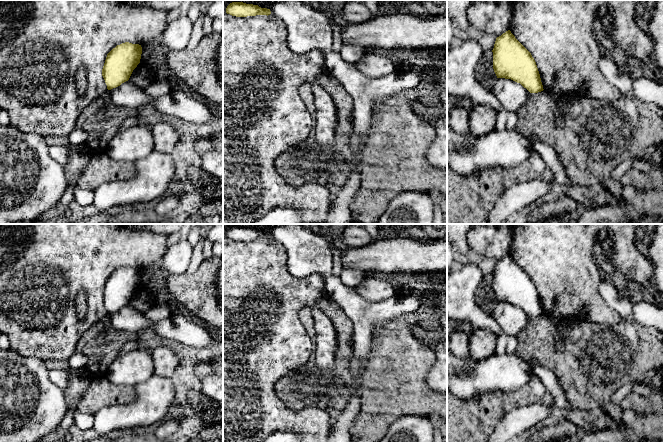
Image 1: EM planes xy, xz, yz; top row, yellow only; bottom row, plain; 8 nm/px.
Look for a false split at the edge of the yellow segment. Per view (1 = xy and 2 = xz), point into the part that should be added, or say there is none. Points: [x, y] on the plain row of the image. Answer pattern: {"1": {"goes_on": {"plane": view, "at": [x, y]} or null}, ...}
{"1": {"goes_on": null}, "2": {"goes_on": null}}

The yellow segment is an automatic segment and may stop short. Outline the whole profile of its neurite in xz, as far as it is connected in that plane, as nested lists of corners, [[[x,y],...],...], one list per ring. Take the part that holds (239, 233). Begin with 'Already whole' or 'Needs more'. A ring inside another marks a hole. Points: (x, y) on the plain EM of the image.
Already whole. [[[232,226],[226,232],[226,237],[236,241],[247,241],[256,239],[270,239],[271,235],[258,229],[243,226]]]

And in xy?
Already whole. [[[129,266],[117,269],[107,278],[102,300],[108,314],[129,304],[133,294],[140,287],[141,278],[141,269]]]

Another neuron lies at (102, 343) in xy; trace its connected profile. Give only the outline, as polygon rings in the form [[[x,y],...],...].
[[[107,315],[91,326],[79,340],[76,351],[88,357],[82,373],[95,380],[105,378],[112,362],[117,358],[122,346],[128,342],[141,343],[142,335],[119,330],[112,326]]]

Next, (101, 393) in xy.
[[[105,378],[95,379],[78,405],[78,410],[84,414],[95,414],[104,407],[127,405],[135,400],[133,387],[113,385]]]

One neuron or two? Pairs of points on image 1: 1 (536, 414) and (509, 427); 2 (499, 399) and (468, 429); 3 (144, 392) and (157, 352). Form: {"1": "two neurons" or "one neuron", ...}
{"1": "one neuron", "2": "one neuron", "3": "two neurons"}

